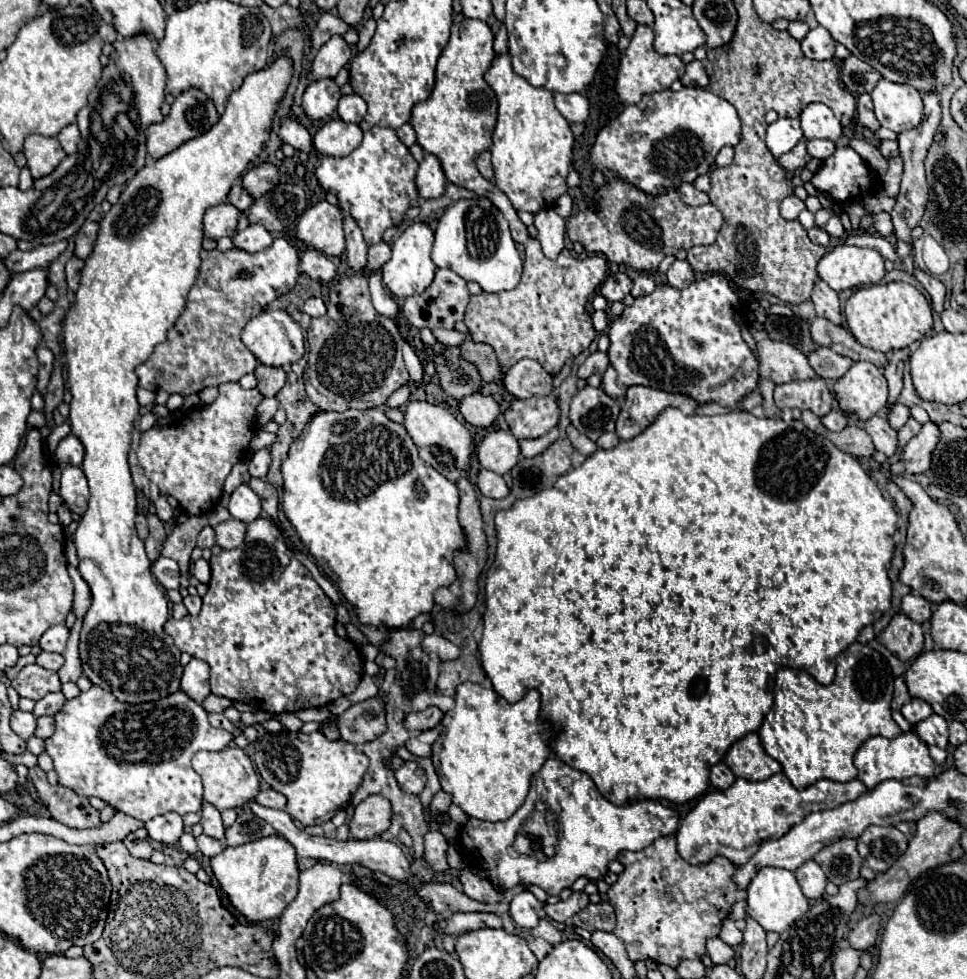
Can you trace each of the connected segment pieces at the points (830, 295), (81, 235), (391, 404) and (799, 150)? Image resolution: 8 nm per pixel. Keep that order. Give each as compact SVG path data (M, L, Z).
M817 281L811 301L815 303L815 311L819 317L829 319L835 325L841 325L841 307L839 307L839 295L825 283Z
M85 221L85 225L79 229L77 239L75 239L75 257L79 259L87 259L93 251L93 243L97 239L97 231L99 225L93 221Z
M399 387L389 399L387 399L387 407L395 409L395 407L403 407L409 401L409 389L407 387Z
M803 137L791 151L787 151L783 157L779 157L777 161L779 161L779 165L783 167L783 169L787 169L787 171L797 171L797 169L803 169L805 167L805 163L811 159L811 155L807 153L807 139Z

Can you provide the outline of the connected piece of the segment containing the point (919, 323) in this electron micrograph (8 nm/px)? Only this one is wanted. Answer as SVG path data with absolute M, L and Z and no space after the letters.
M879 283L857 289L845 303L845 319L855 339L875 351L905 349L933 329L933 309L925 295L909 283Z

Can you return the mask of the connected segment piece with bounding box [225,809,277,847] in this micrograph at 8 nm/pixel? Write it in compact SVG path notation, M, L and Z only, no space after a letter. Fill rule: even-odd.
M241 809L237 821L225 831L225 843L235 847L235 845L241 845L241 843L249 843L249 841L255 841L255 839L261 839L261 837L275 835L275 833L277 831L267 821L255 817L247 809Z

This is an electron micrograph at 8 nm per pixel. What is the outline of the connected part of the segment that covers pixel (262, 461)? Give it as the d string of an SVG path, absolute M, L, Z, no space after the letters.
M269 449L257 451L257 453L251 457L251 463L249 463L249 473L251 473L251 477L263 479L263 477L267 475L269 463L271 463L271 453L269 453Z

